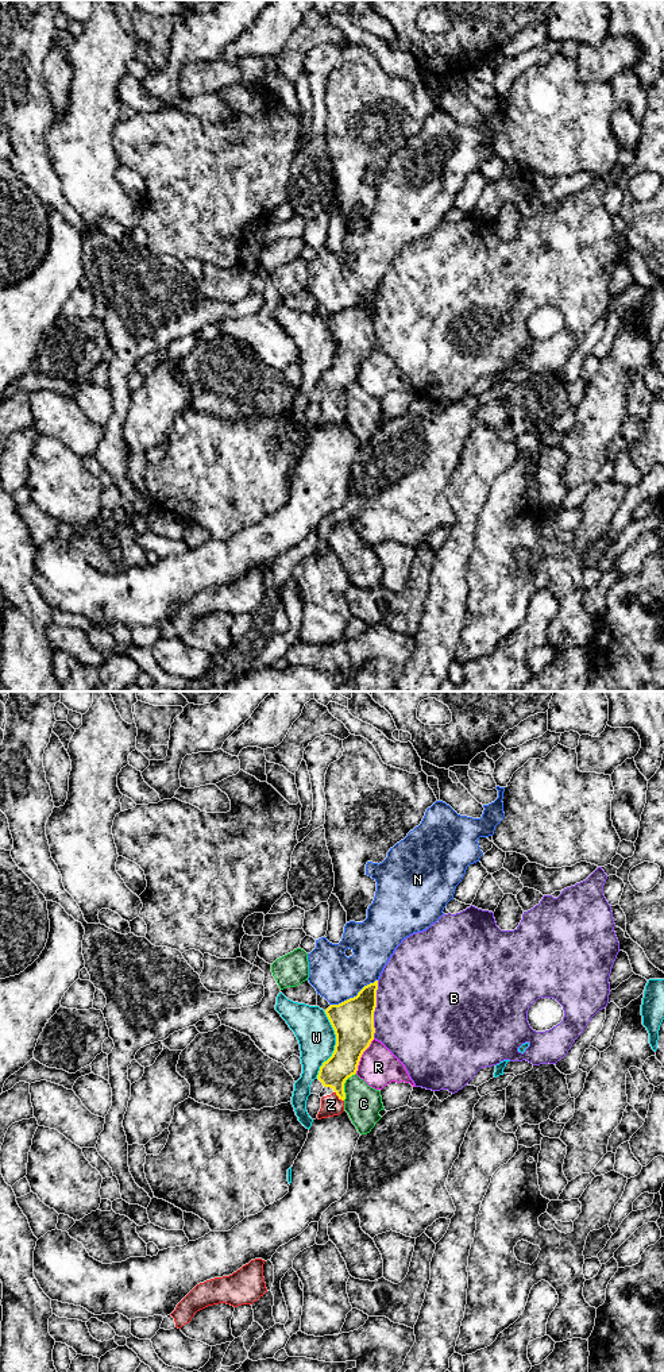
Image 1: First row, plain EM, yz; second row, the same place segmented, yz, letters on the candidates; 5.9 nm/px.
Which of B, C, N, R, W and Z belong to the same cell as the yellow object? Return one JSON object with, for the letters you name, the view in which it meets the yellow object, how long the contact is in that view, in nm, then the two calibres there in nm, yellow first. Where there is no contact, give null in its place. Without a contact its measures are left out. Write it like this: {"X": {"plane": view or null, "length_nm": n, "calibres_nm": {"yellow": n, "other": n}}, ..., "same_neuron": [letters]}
{"Z": {"plane": "yz", "length_nm": 80, "calibres_nm": {"yellow": 170, "other": 120}}, "same_neuron": ["Z"]}

